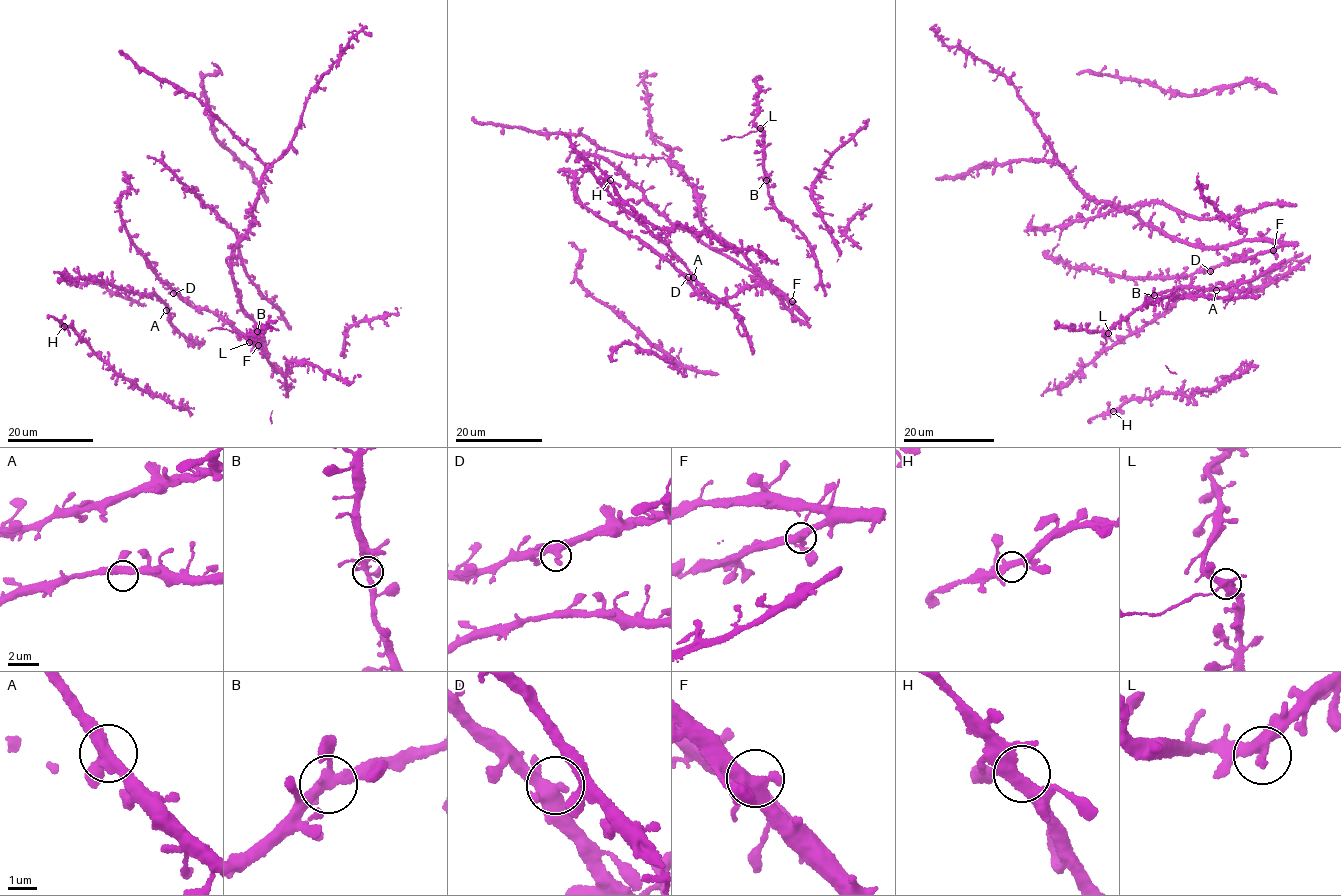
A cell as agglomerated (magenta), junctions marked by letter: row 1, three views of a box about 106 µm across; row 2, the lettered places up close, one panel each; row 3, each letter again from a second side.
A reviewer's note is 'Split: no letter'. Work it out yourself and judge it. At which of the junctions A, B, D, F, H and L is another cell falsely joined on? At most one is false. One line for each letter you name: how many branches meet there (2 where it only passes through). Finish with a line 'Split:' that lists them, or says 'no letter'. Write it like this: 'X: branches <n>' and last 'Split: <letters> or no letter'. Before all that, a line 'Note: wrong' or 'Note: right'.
Note: wrong
L: branches 4
Split: L

